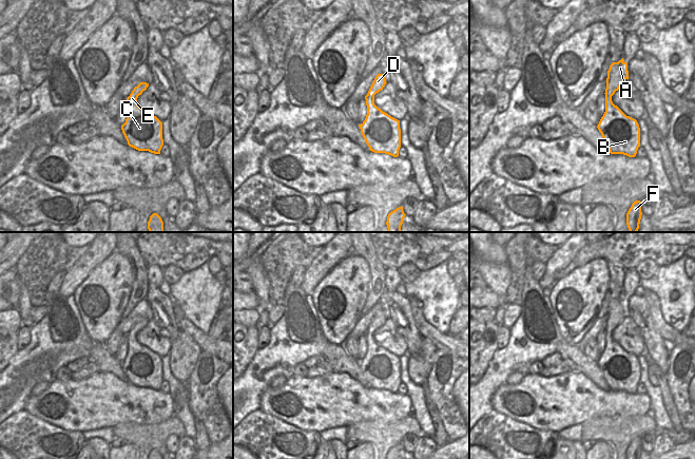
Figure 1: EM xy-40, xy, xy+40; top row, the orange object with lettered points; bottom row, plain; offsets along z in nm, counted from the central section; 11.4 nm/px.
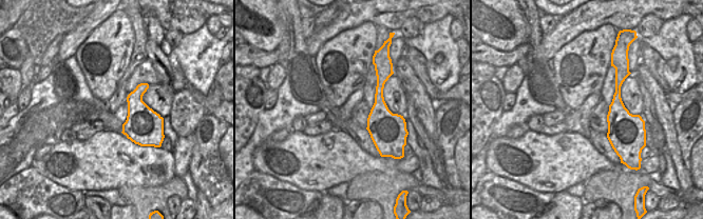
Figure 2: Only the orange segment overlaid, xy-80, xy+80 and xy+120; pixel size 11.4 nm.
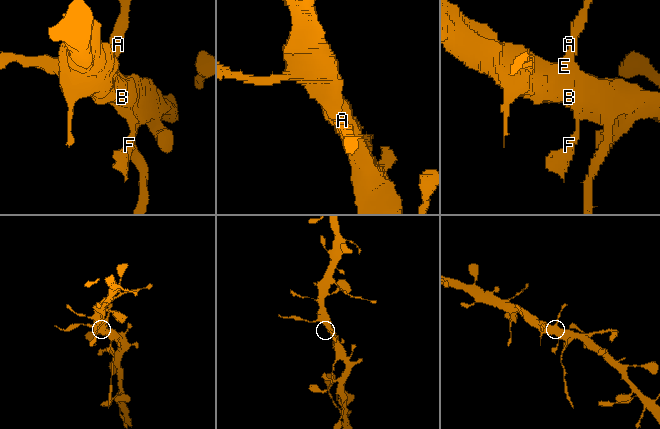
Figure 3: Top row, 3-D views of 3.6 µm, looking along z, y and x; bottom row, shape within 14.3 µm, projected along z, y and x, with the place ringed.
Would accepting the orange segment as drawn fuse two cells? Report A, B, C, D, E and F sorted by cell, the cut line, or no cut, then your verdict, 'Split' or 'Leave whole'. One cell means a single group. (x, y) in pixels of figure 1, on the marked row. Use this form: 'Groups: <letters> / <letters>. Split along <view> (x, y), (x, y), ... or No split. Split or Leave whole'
Groups: A B C D E F. No split. Leave whole

